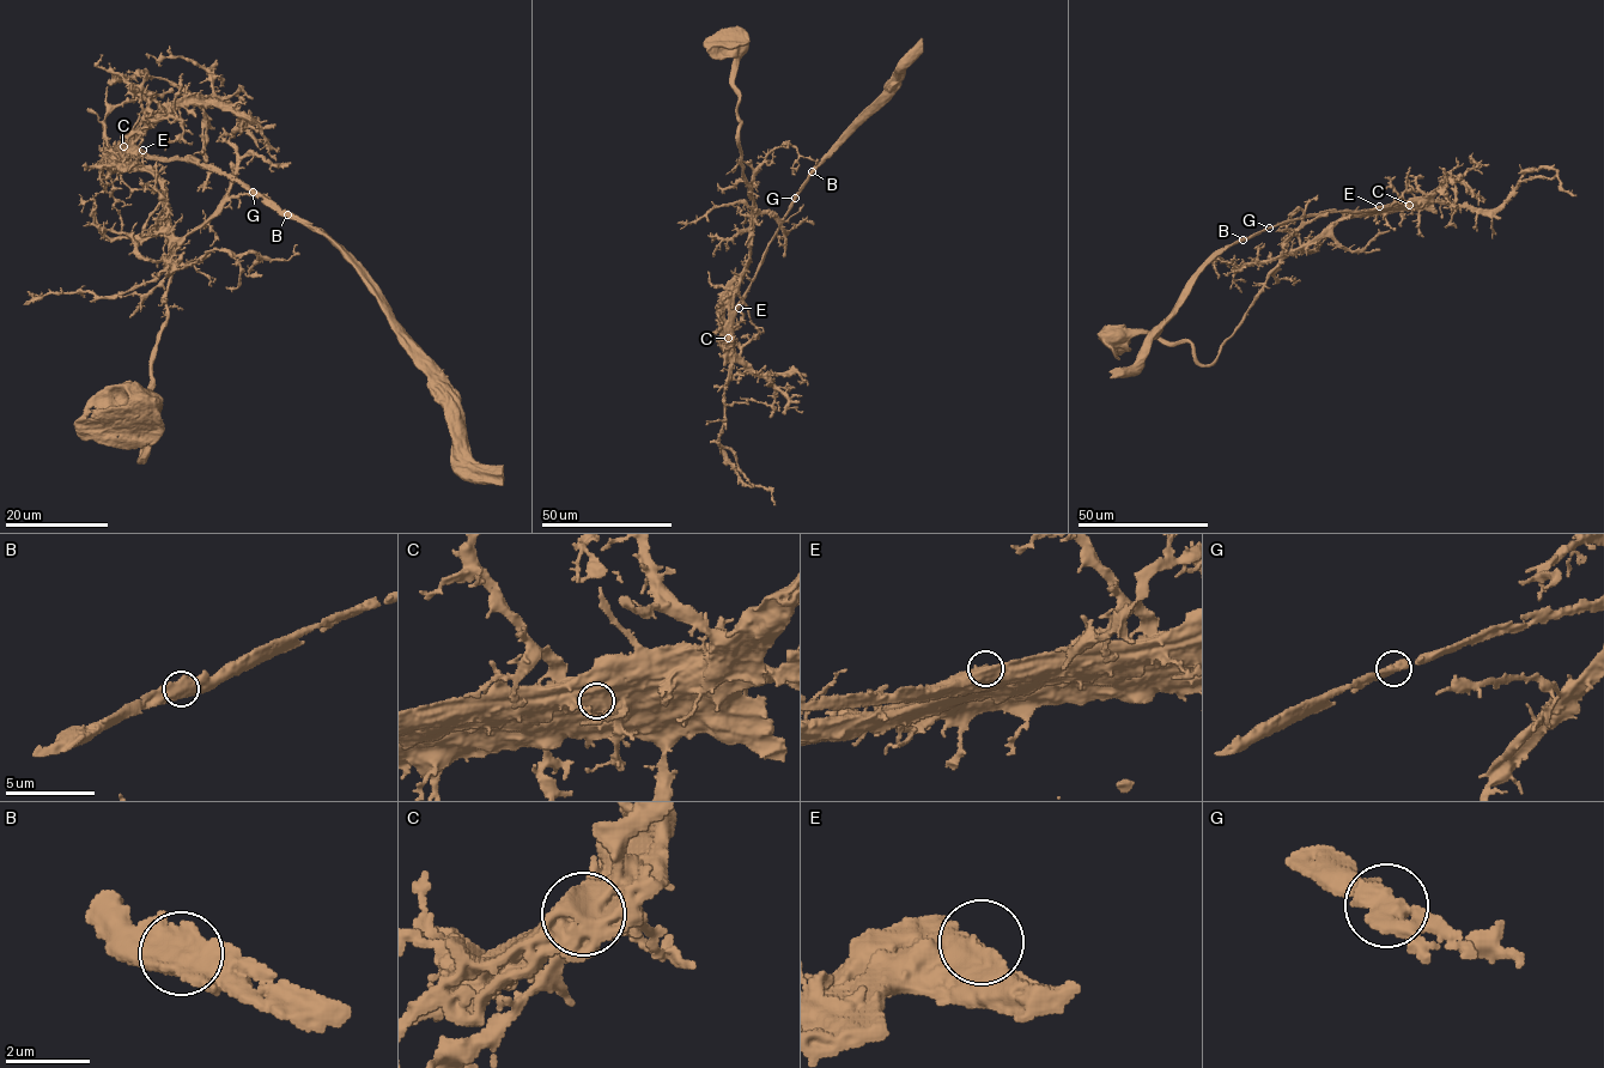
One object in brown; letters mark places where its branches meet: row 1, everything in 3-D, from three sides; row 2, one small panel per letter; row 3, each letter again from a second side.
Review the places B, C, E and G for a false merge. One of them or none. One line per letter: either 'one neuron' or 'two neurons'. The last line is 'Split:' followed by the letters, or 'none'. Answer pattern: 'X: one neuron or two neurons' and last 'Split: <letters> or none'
B: one neuron
C: two neurons
E: one neuron
G: one neuron
Split: C

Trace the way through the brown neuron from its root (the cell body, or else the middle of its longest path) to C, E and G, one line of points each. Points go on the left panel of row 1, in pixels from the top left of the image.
C: (140, 412), (134, 399), (146, 426), (145, 459), (146, 392), (166, 320), (170, 223), (166, 189), (122, 146)
E: (140, 412), (134, 399), (145, 459), (170, 223), (166, 189), (131, 158), (143, 150)
G: (140, 412), (134, 399), (145, 459), (170, 223), (166, 189), (131, 157), (186, 158), (254, 190)

